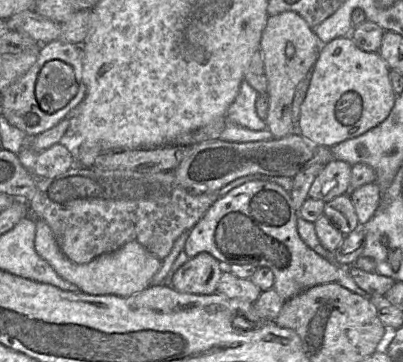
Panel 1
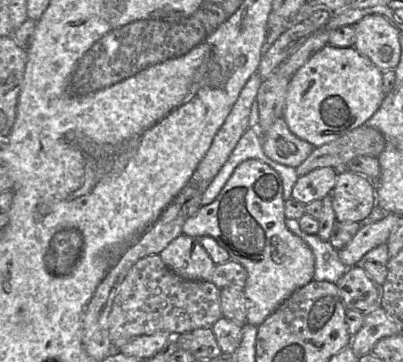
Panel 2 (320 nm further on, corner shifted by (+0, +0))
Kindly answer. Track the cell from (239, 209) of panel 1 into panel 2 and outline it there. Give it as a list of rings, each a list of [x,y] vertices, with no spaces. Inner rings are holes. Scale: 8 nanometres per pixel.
[[[247,159],[234,169],[216,198],[211,203],[200,206],[182,227],[182,233],[190,237],[212,237],[228,252],[230,261],[237,262],[246,269],[247,280],[243,287],[246,297],[246,321],[256,327],[296,290],[313,280],[314,255],[309,246],[286,227],[284,207],[283,185],[279,174],[260,160]]]

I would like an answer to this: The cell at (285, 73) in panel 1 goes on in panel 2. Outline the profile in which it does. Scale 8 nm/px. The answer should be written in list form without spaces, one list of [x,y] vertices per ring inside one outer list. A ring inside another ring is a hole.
[[[277,118],[262,136],[265,155],[275,162],[294,167],[299,166],[312,152],[314,146],[297,137],[288,128],[284,118]]]

